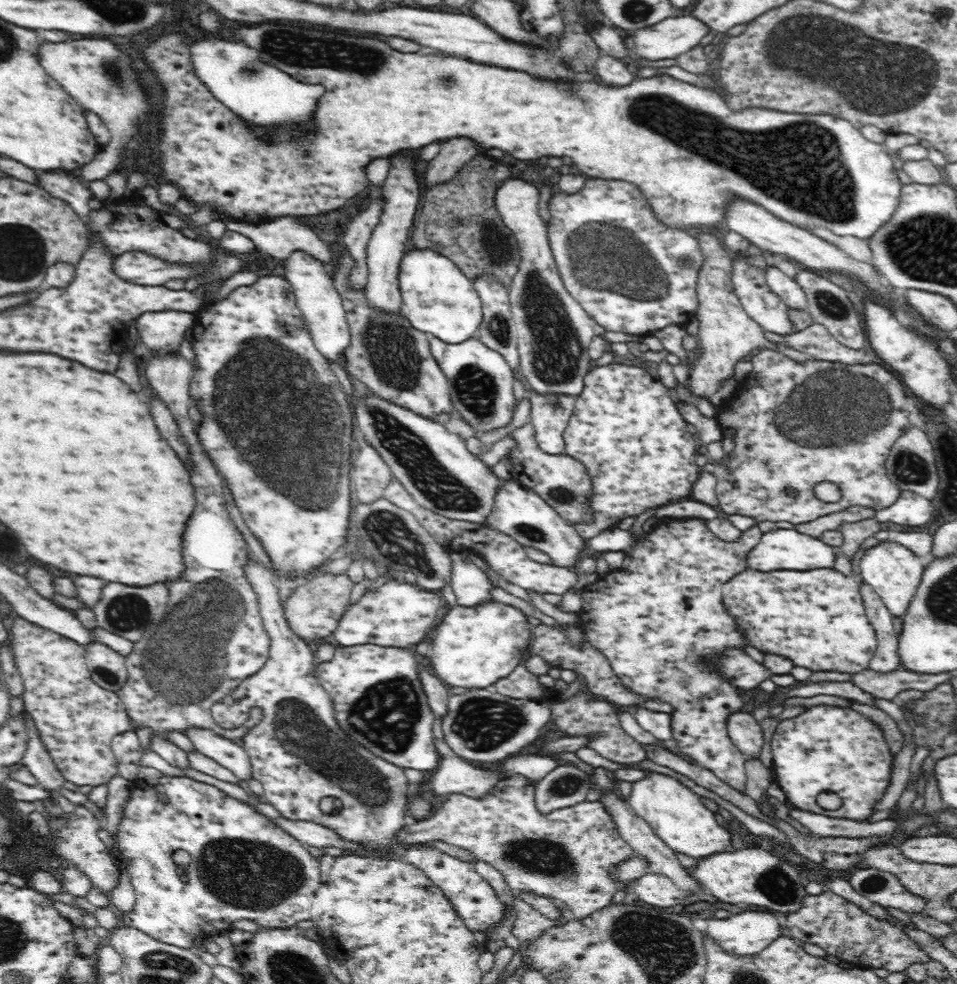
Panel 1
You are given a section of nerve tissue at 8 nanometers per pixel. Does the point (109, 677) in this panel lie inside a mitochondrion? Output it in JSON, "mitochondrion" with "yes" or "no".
{"mitochondrion":"yes"}

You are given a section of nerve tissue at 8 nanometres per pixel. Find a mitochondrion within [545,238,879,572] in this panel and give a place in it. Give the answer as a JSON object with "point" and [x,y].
{"point":[827,302]}

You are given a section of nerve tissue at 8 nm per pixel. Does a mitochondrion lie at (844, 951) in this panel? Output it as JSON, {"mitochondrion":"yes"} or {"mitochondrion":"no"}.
{"mitochondrion":"no"}

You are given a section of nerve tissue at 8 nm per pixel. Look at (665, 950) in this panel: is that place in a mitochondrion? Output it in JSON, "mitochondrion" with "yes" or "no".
{"mitochondrion":"yes"}

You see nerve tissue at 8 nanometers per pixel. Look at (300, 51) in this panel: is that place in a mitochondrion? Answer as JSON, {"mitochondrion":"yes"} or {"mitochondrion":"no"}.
{"mitochondrion":"yes"}

